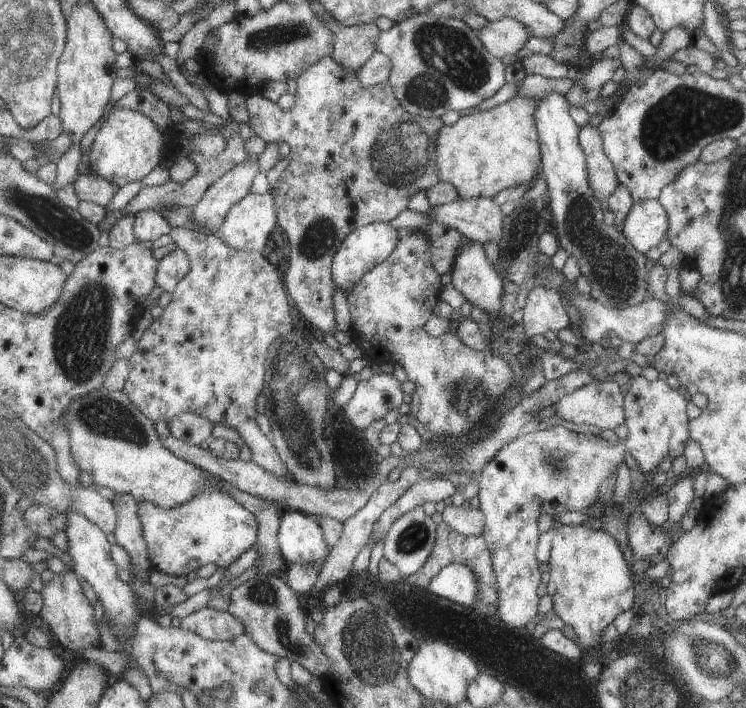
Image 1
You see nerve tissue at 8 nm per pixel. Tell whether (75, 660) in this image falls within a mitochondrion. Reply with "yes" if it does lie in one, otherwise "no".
no

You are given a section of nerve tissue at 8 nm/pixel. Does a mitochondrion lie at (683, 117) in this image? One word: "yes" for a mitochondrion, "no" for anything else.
yes

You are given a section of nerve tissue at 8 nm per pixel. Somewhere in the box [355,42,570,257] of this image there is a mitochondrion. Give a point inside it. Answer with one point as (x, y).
(400, 153)

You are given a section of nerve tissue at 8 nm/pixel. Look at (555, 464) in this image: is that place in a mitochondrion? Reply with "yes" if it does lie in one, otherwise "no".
yes

